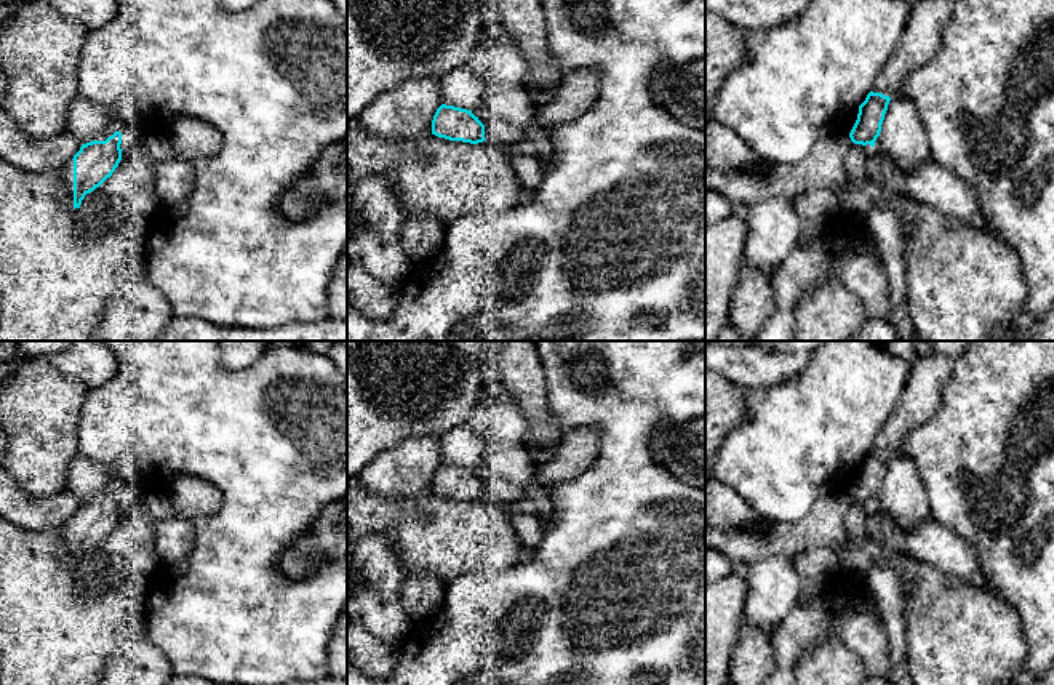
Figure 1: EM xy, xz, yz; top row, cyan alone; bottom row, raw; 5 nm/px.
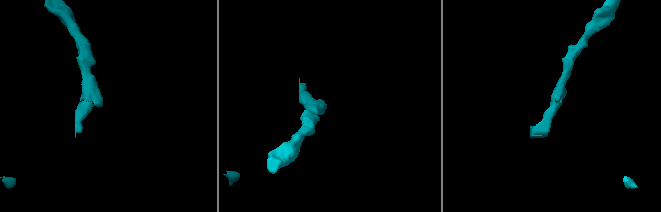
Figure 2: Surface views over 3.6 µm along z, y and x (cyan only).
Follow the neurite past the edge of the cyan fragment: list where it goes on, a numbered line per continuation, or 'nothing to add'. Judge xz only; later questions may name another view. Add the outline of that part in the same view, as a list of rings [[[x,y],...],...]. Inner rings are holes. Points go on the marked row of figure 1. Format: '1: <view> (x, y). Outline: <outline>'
nothing to add

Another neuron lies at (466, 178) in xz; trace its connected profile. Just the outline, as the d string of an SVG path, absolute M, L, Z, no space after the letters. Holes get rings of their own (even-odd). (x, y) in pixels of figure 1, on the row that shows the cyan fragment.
M353 120L347 122L347 173L352 184L369 174L387 176L401 198L405 218L432 214L446 229L453 221L488 208L517 206L521 181L501 146L449 141L435 134L416 138L377 138Z

